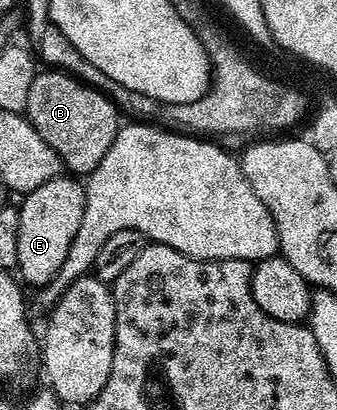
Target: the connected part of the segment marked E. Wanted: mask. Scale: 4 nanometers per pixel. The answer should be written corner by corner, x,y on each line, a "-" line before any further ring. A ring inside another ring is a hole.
60,175
26,194
22,201
23,205
18,206
21,227
17,227
17,273
28,286
42,287
52,281
61,263
65,263
69,243
73,243
77,227
81,227
85,185
74,176

